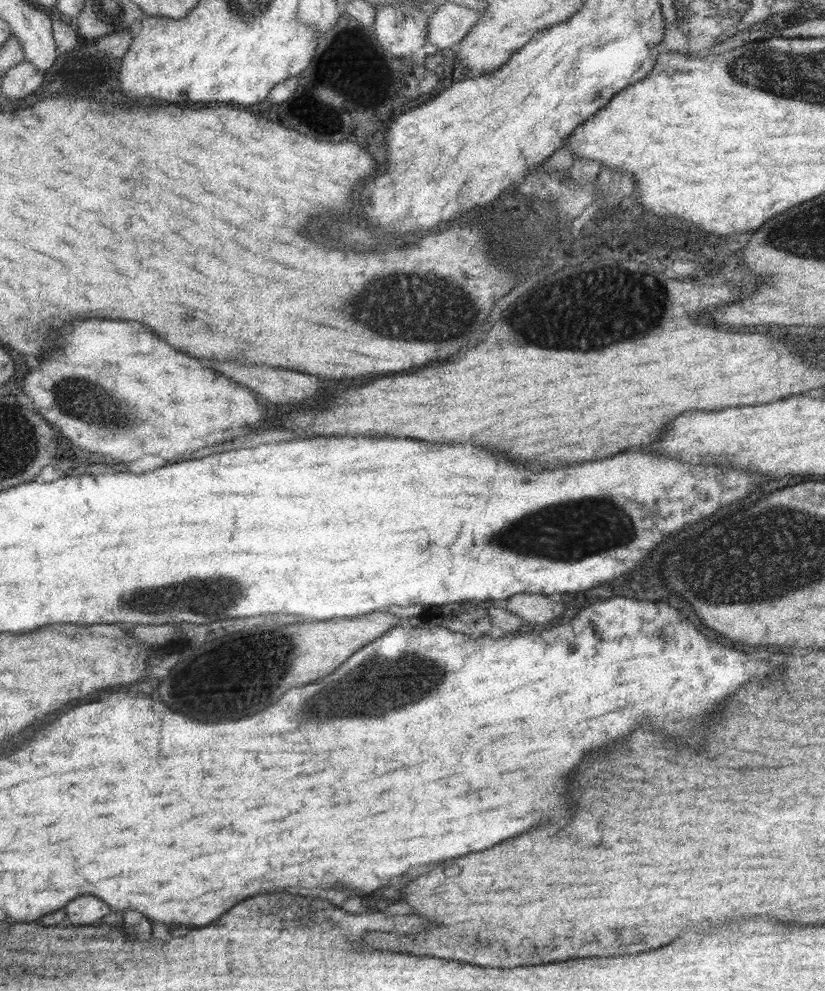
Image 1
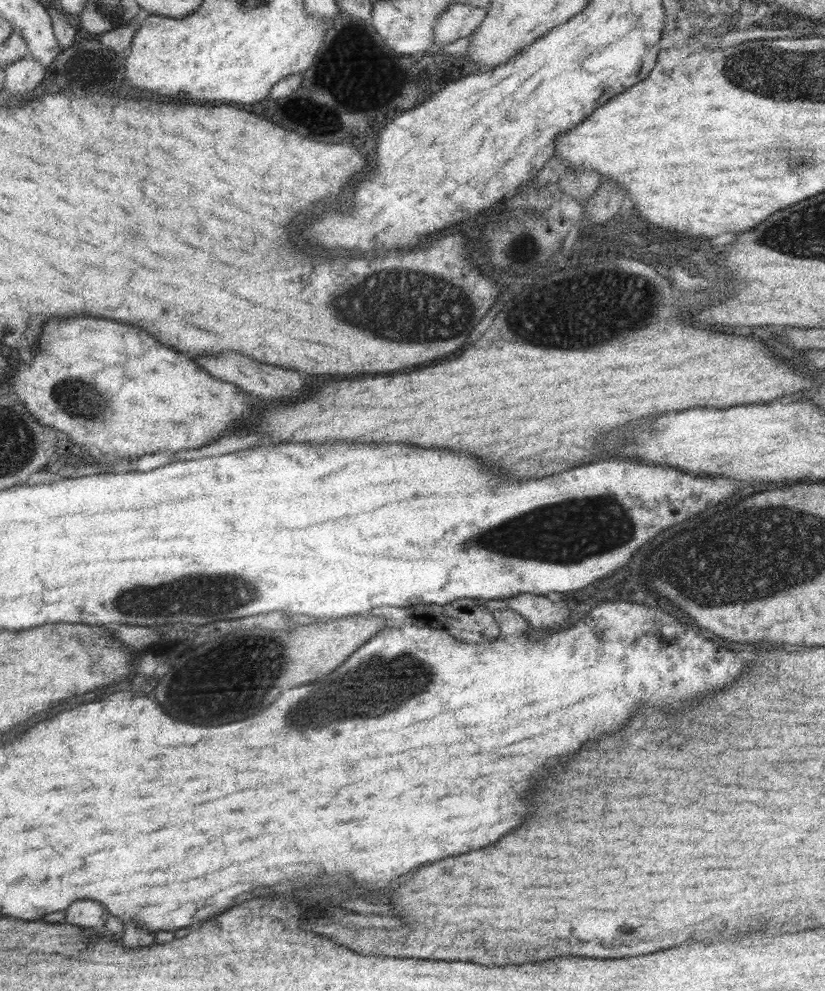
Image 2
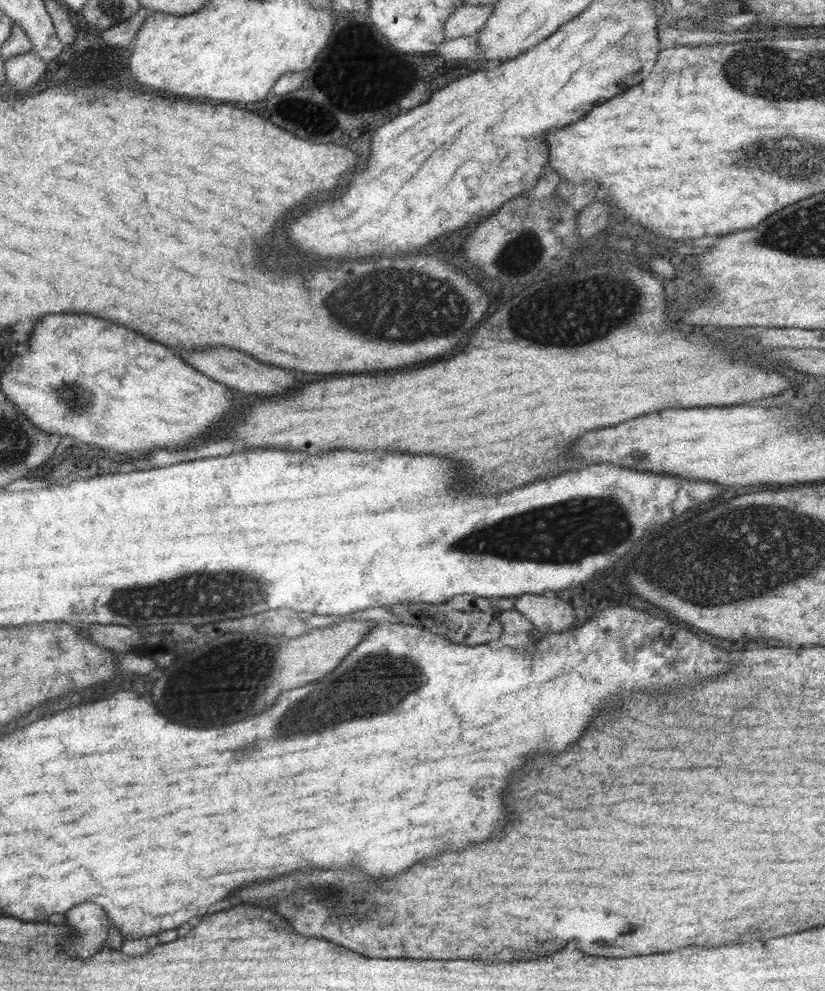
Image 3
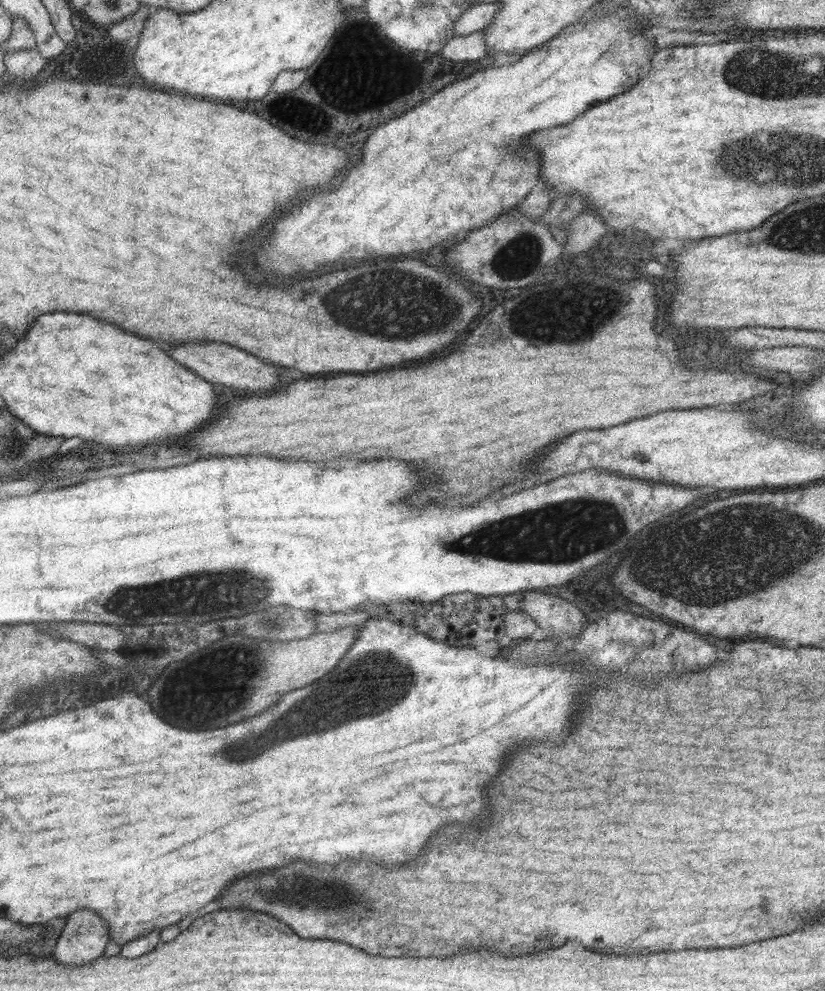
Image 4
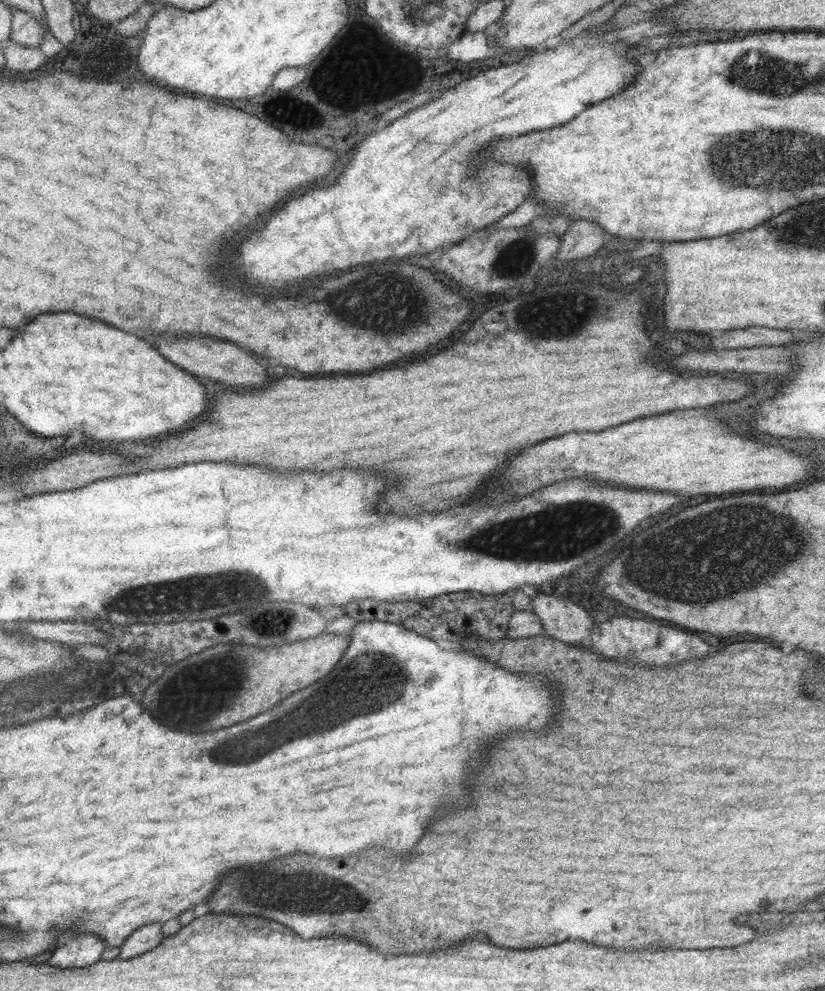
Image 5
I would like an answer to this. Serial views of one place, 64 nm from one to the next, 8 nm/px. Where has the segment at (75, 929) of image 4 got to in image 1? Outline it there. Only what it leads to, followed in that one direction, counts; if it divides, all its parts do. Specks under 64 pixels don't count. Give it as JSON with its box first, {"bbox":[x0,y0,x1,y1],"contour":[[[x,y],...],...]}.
{"bbox":[65,896,111,925],"contour":[[[79,896],[65,906],[65,914],[71,925],[97,925],[100,923],[99,920],[109,912],[111,908],[93,896]]]}

